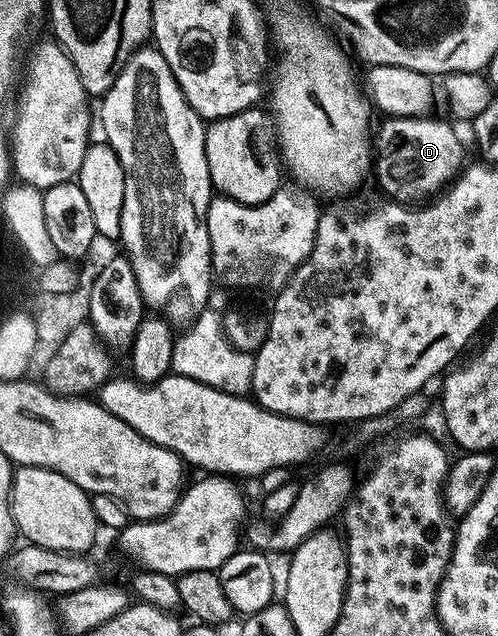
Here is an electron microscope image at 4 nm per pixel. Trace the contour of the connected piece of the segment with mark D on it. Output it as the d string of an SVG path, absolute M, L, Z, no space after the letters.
M391 116L379 123L374 134L374 178L380 181L380 186L389 194L396 204L424 204L433 196L452 185L458 175L465 169L464 146L456 135L457 127L451 121L438 122L434 116L423 118L393 118Z

